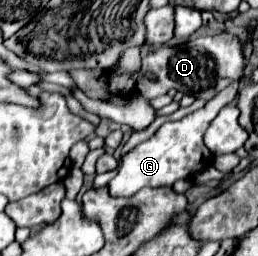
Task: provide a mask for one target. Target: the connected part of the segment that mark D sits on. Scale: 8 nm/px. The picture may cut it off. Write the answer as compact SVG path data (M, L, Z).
M220 33L212 37L196 37L188 41L180 41L174 45L162 45L156 51L148 53L142 59L142 69L152 71L156 81L142 81L140 95L146 99L154 99L158 95L176 89L184 95L194 95L196 99L212 99L216 97L226 85L238 81L242 77L242 43L232 33Z

